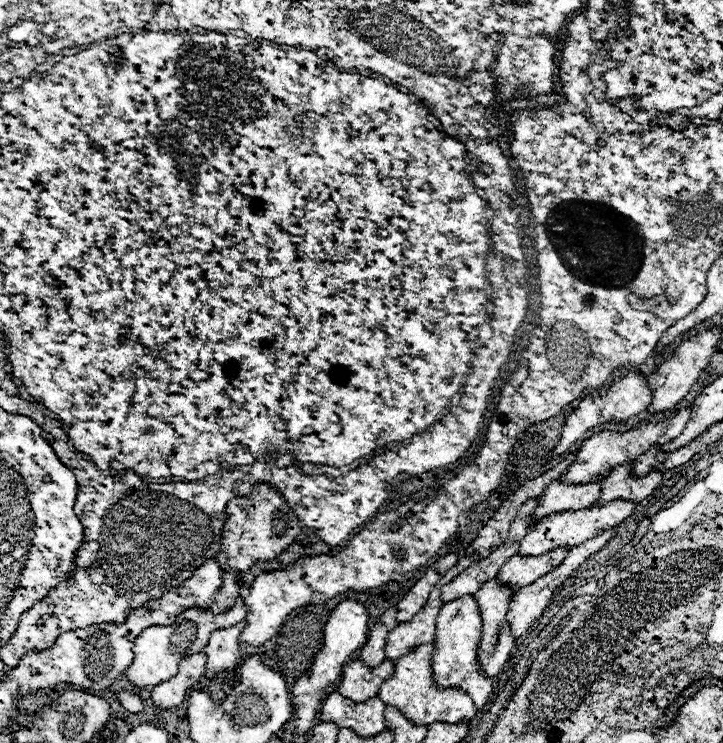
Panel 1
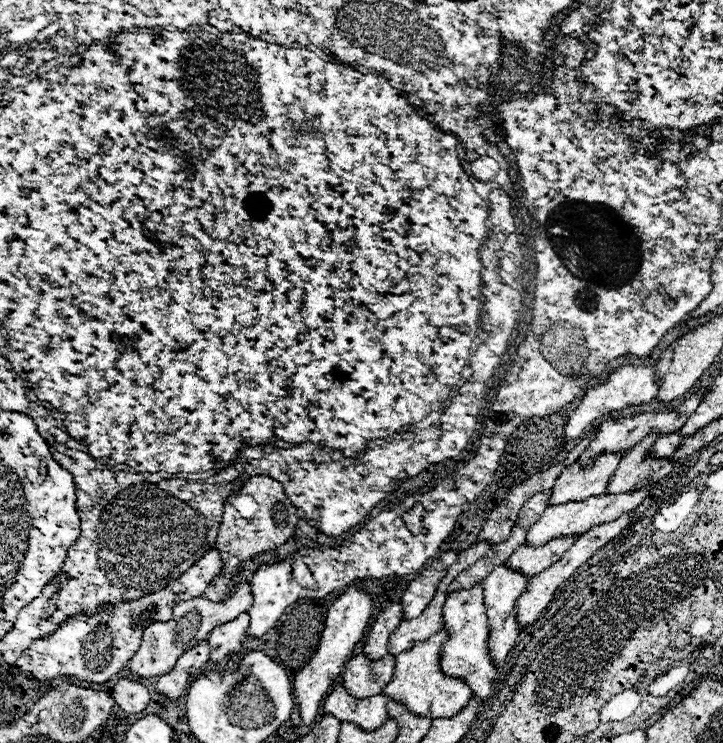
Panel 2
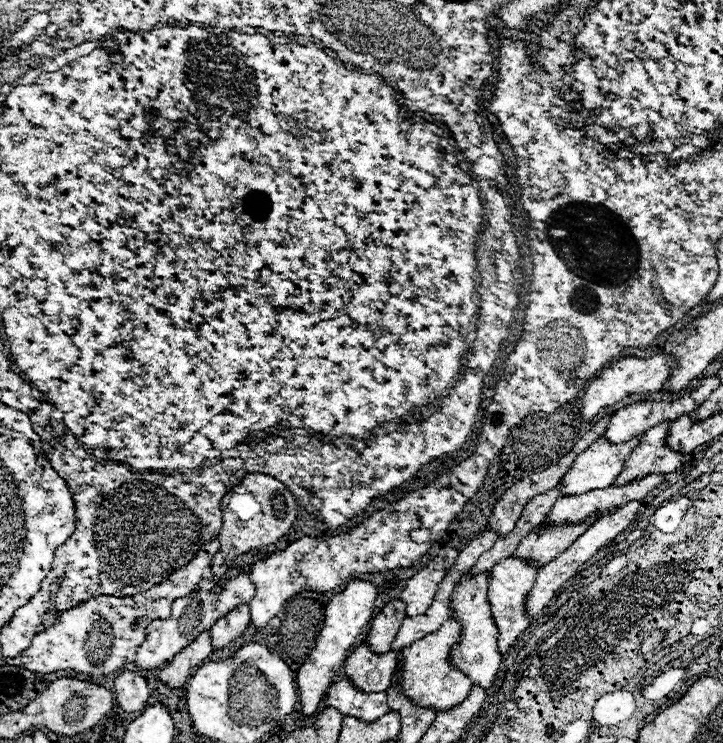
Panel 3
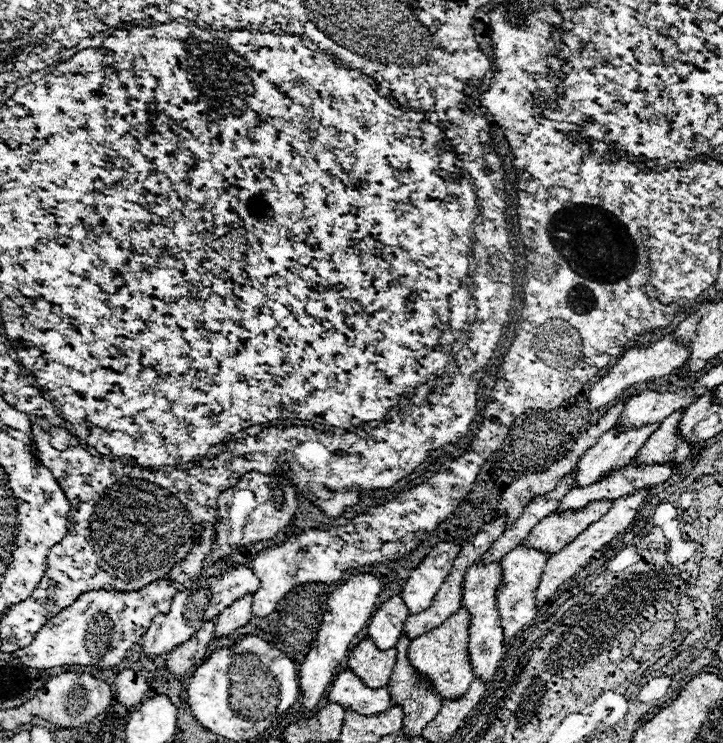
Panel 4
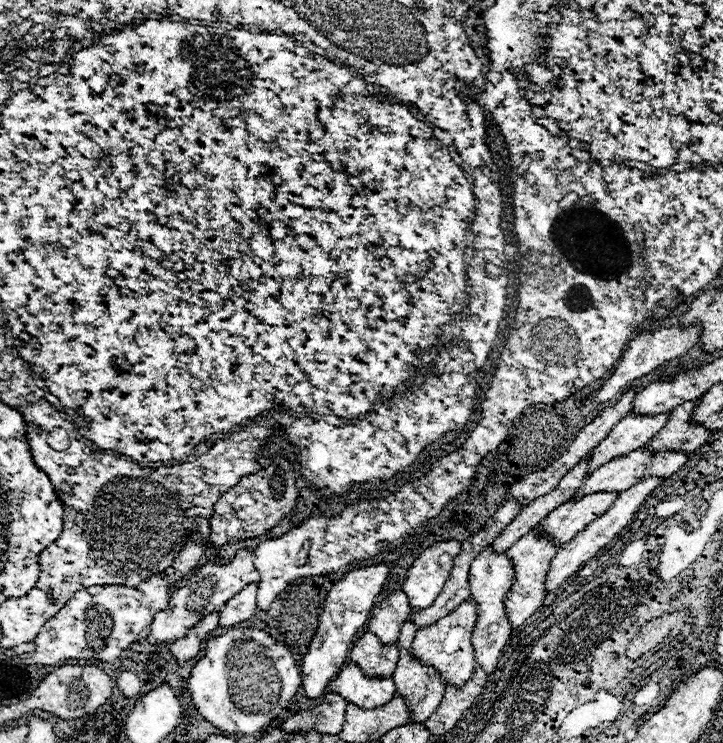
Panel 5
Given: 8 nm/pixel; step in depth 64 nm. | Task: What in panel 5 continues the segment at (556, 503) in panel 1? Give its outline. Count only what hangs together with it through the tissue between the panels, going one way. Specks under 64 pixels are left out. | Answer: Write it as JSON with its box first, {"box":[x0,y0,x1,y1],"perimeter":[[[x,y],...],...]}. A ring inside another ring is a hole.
{"box":[590,412,670,472],"perimeter":[[[630,412],[630,416],[620,420],[612,428],[612,432],[592,450],[590,472],[616,456],[624,456],[648,444],[648,440],[652,440],[666,426],[668,418],[670,418],[670,412],[662,416],[640,416]]]}

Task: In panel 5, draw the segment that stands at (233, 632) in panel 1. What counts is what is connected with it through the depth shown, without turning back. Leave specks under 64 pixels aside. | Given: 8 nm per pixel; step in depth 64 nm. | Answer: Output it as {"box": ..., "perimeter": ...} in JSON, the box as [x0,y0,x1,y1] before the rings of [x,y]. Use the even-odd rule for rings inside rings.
{"box":[220,584,258,626],"perimeter":[[[248,584],[234,598],[226,602],[220,612],[220,626],[234,626],[248,620],[256,612],[256,588],[258,584]]]}

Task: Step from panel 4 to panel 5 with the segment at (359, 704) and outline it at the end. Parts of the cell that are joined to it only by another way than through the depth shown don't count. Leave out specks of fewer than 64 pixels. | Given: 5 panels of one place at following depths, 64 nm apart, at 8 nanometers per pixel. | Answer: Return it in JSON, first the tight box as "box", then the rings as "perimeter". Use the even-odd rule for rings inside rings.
{"box":[330,662,396,708],"perimeter":[[[348,662],[342,668],[342,672],[338,672],[338,676],[336,676],[336,680],[332,680],[330,688],[332,688],[332,692],[338,692],[348,702],[358,704],[360,708],[382,706],[396,692],[392,678],[368,678],[352,662]]]}

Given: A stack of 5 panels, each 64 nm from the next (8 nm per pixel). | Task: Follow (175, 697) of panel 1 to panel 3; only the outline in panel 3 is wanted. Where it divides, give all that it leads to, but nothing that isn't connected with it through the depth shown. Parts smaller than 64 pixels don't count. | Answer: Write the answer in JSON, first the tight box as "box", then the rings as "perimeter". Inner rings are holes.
{"box":[160,630,212,686],"perimeter":[[[210,630],[202,632],[194,644],[188,644],[186,648],[182,648],[182,652],[178,652],[178,656],[174,656],[160,672],[160,678],[170,686],[184,686],[186,680],[210,658],[212,654],[212,636]]]}

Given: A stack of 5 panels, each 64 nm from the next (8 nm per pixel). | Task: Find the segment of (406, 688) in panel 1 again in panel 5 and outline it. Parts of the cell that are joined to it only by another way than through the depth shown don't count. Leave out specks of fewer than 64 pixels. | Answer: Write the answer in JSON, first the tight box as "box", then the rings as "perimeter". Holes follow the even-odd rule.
{"box":[412,598,476,686],"perimeter":[[[472,598],[464,600],[442,620],[436,620],[428,628],[420,628],[412,642],[412,654],[418,656],[424,664],[430,664],[440,670],[442,680],[462,686],[474,672],[474,648],[472,648],[472,630],[476,626],[476,602]]]}

